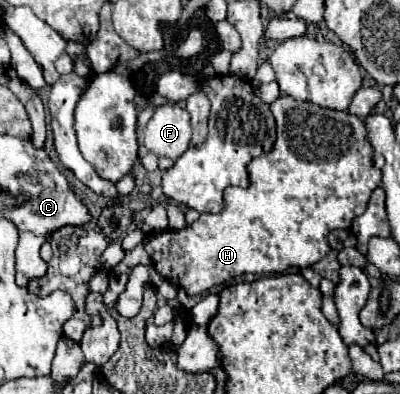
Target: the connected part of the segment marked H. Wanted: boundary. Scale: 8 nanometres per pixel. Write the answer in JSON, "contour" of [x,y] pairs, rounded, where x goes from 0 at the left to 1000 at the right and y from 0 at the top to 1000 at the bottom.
{"contour":[[[705,239],[685,264],[675,264],[675,284],[690,299],[690,360],[685,360],[685,371],[680,371],[680,381],[670,391],[655,391],[655,396],[625,406],[625,416],[620,416],[620,447],[630,437],[625,472],[620,477],[565,482],[560,487],[560,528],[555,528],[550,543],[500,543],[500,553],[480,574],[465,574],[450,589],[415,584],[405,594],[400,589],[385,589],[385,594],[370,594],[360,604],[360,624],[365,624],[365,640],[375,645],[375,655],[385,665],[385,680],[420,716],[455,726],[470,746],[505,746],[510,736],[525,736],[535,726],[550,726],[550,721],[560,721],[575,706],[600,701],[600,695],[645,695],[645,701],[655,701],[655,695],[695,695],[695,690],[710,690],[710,685],[720,685],[730,675],[740,675],[740,680],[780,675],[785,665],[795,665],[800,655],[810,655],[820,645],[820,635],[825,635],[820,624],[810,624],[815,599],[830,584],[845,584],[845,579],[870,584],[875,569],[880,569],[880,558],[915,533],[915,518],[920,518],[925,492],[935,487],[935,477],[945,477],[955,467],[955,437],[935,416],[935,371],[925,365],[925,355],[915,345],[915,320],[910,320],[910,305],[905,299],[895,299],[885,289],[870,289],[870,284],[800,274],[800,269],[790,269],[780,259],[750,259],[750,254],[735,254],[735,249],[715,244],[715,239]]]}

